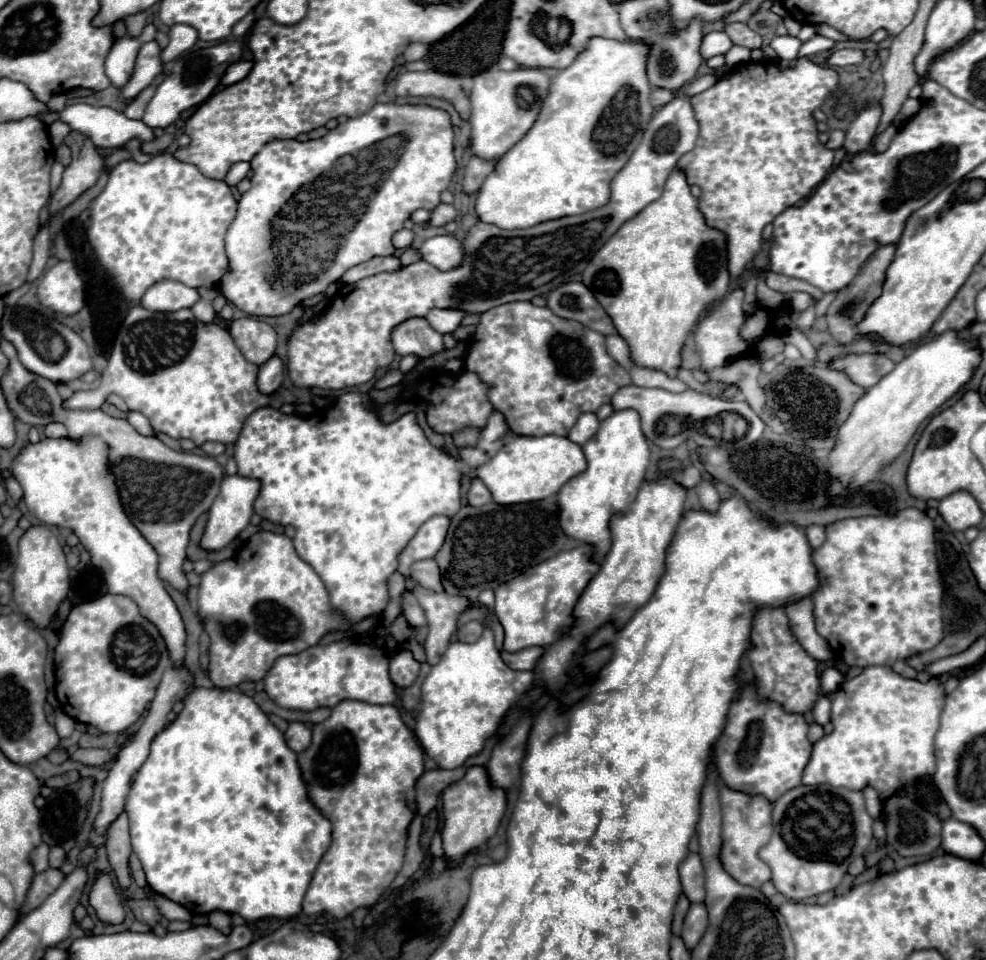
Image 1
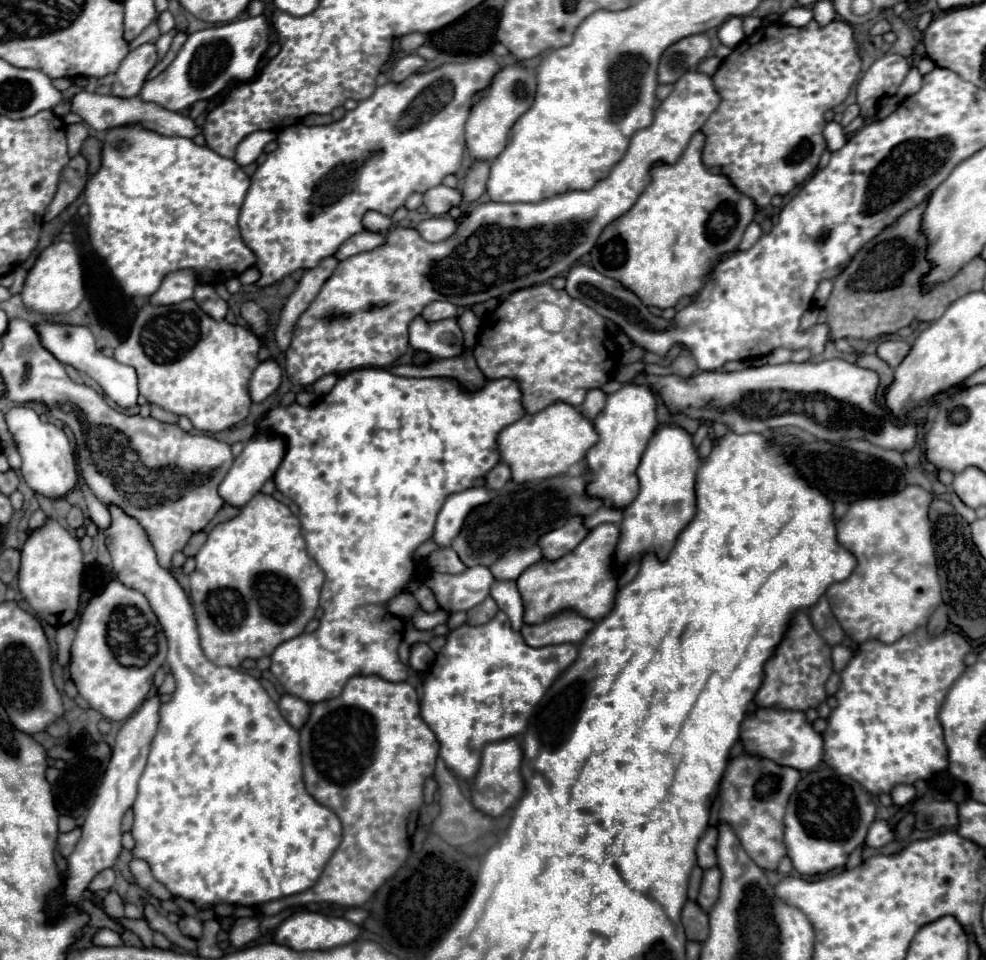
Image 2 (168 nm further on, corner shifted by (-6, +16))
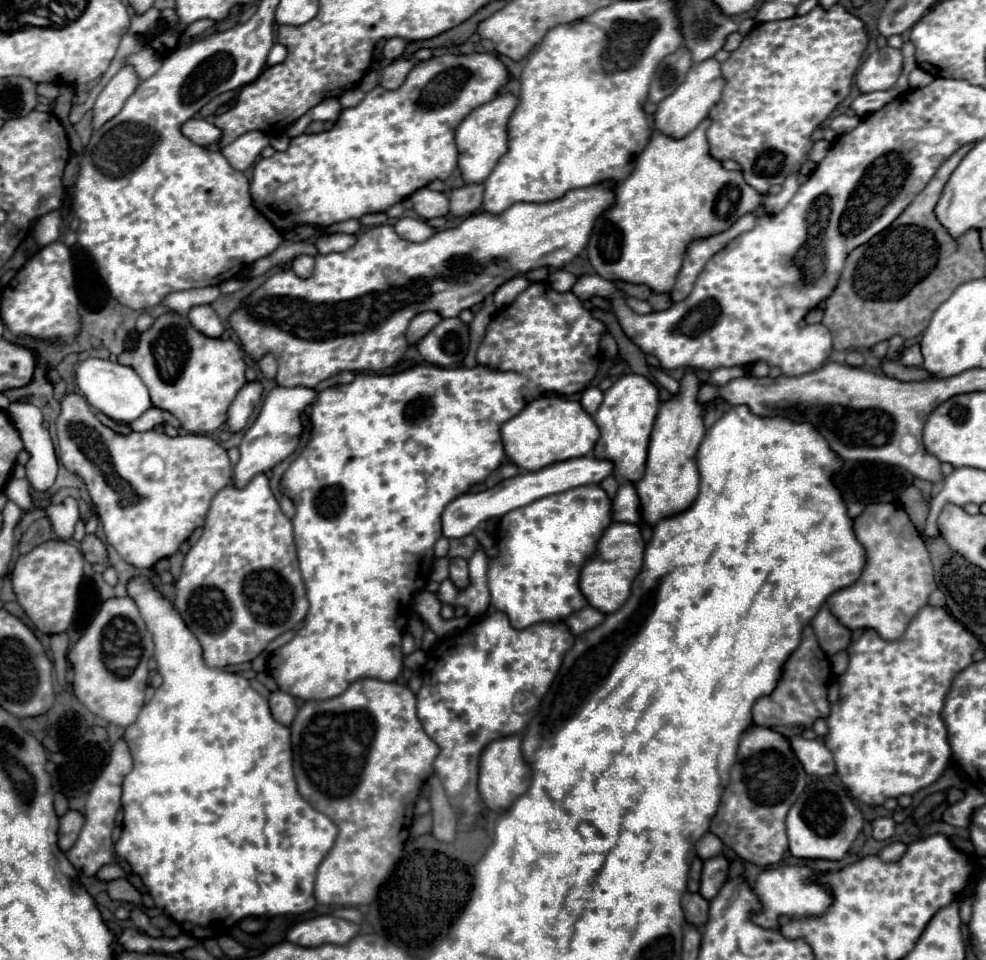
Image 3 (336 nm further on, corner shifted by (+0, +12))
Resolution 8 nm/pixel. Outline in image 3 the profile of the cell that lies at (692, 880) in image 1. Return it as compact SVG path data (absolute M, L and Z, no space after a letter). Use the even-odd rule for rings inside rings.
M707 832L707 834L695 844L695 850L697 850L697 856L699 856L701 860L709 860L709 858L719 856L719 854L723 852L723 842L721 842L715 834Z

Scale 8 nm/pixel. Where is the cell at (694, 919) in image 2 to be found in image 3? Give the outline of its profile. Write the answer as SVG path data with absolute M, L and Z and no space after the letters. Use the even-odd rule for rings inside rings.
M687 892L681 900L683 912L685 912L685 920L697 928L703 928L707 922L707 910L709 910L709 902L705 898L701 898L699 894L691 894Z

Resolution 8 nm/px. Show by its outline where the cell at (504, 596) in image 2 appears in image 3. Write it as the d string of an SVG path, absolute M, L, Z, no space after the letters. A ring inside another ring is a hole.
M579 486L561 494L551 494L541 500L535 500L523 508L517 508L505 514L495 532L499 546L499 556L489 560L489 592L491 604L509 616L513 628L529 628L539 622L563 620L569 614L587 606L583 594L579 592L577 580L583 562L595 552L595 544L601 538L603 530L611 524L611 500L607 494L595 486Z

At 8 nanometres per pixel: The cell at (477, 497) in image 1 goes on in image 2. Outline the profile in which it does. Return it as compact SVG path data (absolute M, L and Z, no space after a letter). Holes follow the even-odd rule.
M499 462L499 464L485 476L485 480L487 480L487 488L501 490L501 488L507 484L507 480L511 480L511 470L509 470L509 466L507 466L505 462Z

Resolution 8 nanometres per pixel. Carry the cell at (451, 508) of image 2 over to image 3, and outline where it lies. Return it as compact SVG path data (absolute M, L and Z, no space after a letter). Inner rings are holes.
M587 454L587 456L581 456L581 458L557 462L553 466L543 468L543 470L537 470L537 472L521 472L513 478L507 478L507 480L499 482L497 486L493 486L485 492L461 494L461 496L457 496L457 500L453 500L445 506L445 512L441 516L443 536L449 538L449 540L469 536L479 524L483 524L491 518L501 518L511 510L517 510L525 504L531 504L533 500L539 500L539 498L545 498L545 496L551 496L551 494L557 494L557 492L565 492L569 488L599 484L603 478L607 478L611 474L613 474L613 464L609 460L597 460L595 456Z

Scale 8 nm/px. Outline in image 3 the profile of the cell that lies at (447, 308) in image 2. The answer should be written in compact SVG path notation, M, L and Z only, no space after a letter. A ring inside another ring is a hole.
M421 312L417 314L407 330L407 340L411 344L415 344L419 338L423 338L433 326L437 326L441 322L441 316L437 316L437 312Z

